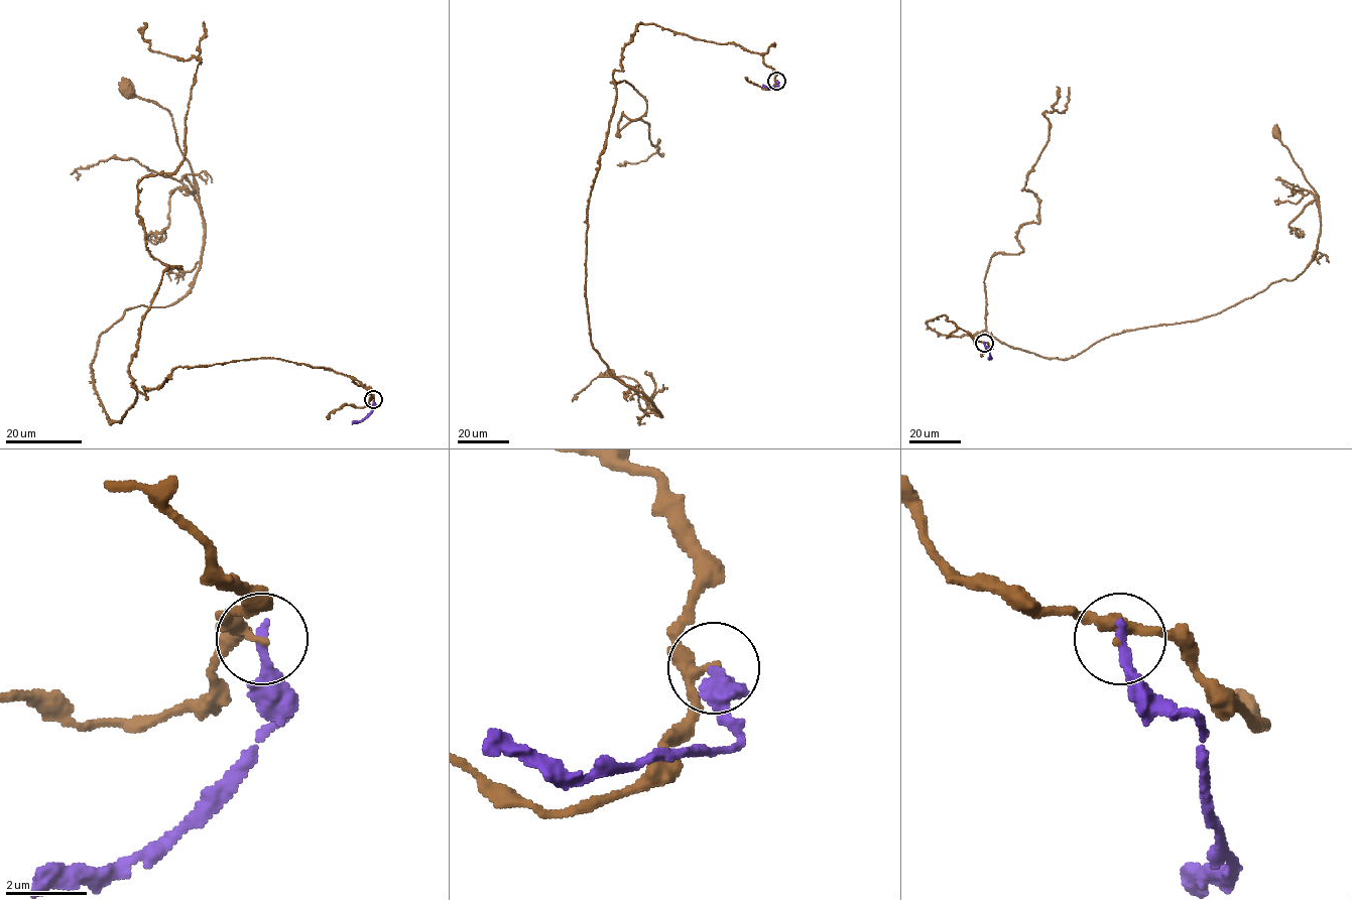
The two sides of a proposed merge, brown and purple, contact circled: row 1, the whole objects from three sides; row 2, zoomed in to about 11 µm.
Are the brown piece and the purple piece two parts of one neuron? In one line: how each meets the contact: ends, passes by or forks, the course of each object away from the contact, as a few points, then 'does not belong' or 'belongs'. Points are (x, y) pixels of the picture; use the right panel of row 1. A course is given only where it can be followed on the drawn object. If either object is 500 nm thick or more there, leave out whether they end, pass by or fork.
brown passes by; purple ends; course brown (984, 343), (945, 314), (926, 323), (1068, 359), (1297, 278), (1316, 251), (1319, 205), (1276, 135); course purple (984, 343), (989, 349), (988, 359); does not belong

